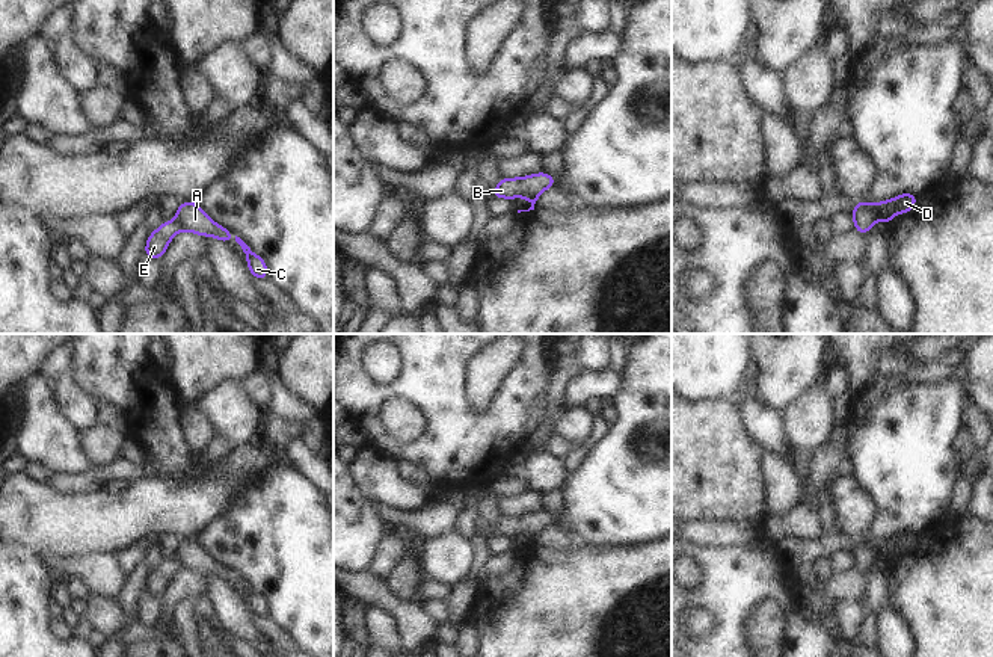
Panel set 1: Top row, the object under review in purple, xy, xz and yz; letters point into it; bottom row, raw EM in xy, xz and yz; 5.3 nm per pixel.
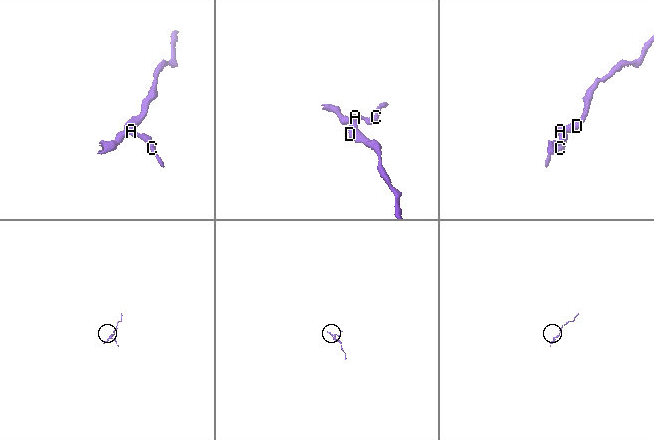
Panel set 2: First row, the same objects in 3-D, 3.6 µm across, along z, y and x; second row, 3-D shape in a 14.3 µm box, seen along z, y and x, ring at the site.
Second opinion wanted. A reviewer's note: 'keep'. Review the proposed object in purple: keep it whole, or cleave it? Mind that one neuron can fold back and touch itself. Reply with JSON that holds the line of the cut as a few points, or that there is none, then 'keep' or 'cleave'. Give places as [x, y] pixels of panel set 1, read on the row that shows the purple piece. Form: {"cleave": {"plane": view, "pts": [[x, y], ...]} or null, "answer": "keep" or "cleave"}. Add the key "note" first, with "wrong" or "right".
{"note": "right", "cleave": null, "answer": "keep"}

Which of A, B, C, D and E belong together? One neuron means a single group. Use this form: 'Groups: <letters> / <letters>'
Groups: A B C D E.

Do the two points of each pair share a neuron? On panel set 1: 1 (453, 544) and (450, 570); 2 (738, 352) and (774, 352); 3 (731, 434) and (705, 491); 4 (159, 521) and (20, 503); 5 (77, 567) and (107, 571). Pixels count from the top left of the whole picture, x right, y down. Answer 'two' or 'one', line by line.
1: one
2: two
3: one
4: one
5: one

